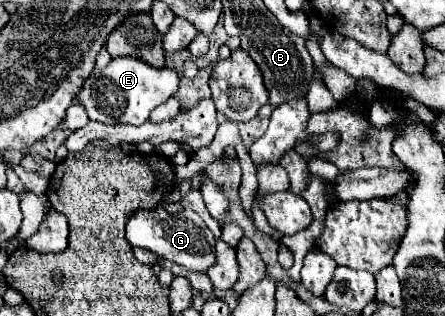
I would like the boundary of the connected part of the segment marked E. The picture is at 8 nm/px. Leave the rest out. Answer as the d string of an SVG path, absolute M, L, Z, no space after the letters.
M116 57L102 71L98 71L98 75L94 69L86 77L82 89L76 95L76 101L80 101L86 107L90 121L98 121L104 125L118 125L118 123L142 125L144 121L148 121L152 109L168 101L176 93L176 89L178 89L176 71L168 67L162 69L150 67L134 57Z

